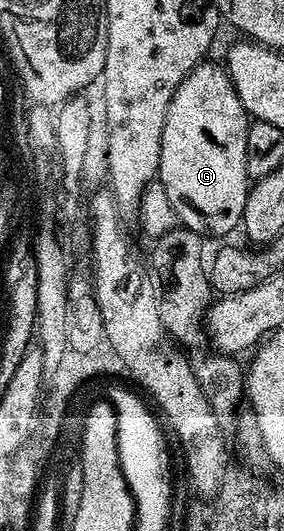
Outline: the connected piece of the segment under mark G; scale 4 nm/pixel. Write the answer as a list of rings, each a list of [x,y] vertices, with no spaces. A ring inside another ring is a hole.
[[[205,60],[193,68],[186,80],[176,89],[166,112],[166,124],[162,128],[162,156],[158,180],[174,204],[179,225],[193,230],[201,236],[220,234],[226,236],[241,225],[243,209],[246,206],[250,179],[246,172],[246,132],[250,115],[244,110],[238,92],[228,78],[223,65],[215,66],[212,60]]]

